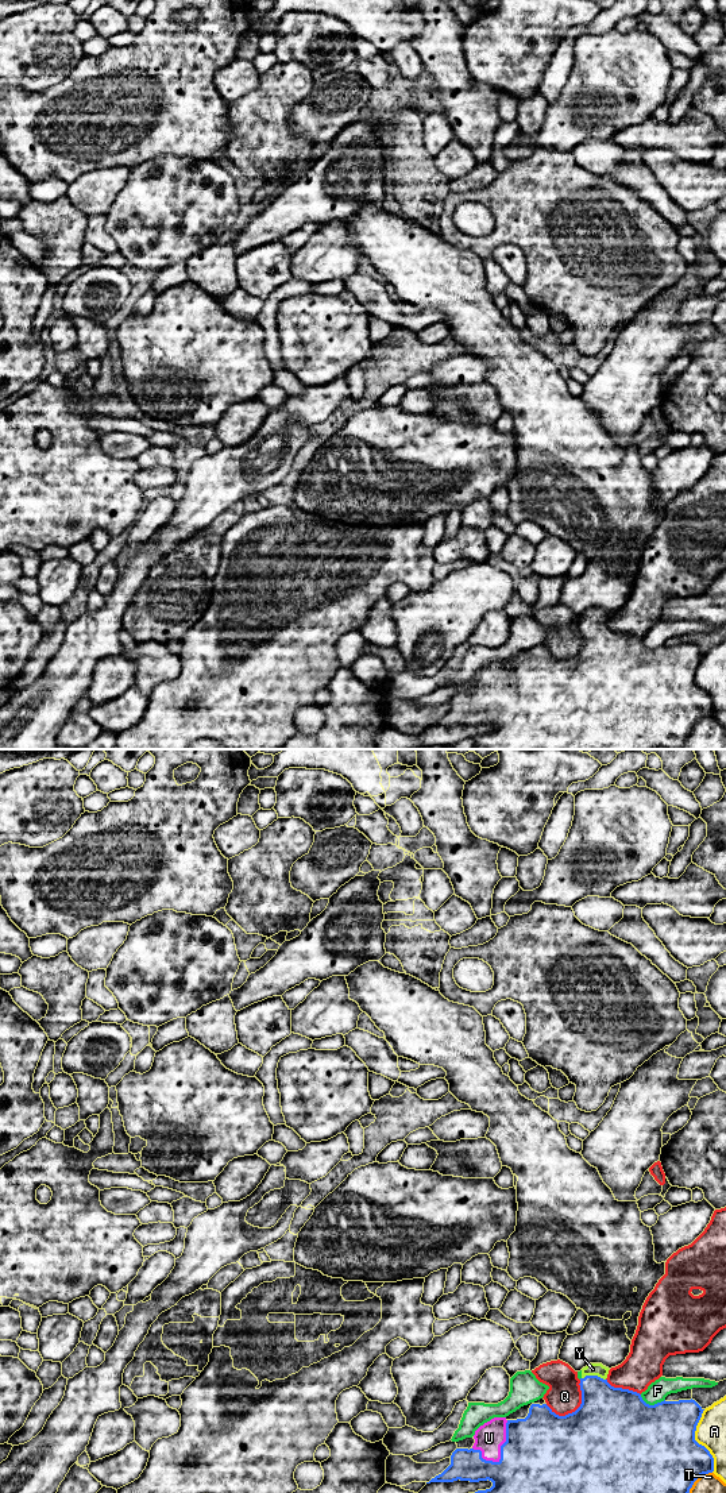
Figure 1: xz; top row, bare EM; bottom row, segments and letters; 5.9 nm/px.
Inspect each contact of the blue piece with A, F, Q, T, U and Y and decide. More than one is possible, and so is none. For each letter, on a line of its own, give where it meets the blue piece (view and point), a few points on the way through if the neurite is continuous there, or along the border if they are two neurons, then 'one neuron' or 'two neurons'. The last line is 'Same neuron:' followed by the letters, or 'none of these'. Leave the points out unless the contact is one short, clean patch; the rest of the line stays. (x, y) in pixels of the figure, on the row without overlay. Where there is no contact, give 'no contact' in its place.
A: contact xz (696, 686); two neurons
F: contact xz (652, 649); two neurons
Q: contact xz (579, 651); two neurons
T: contact xz (692, 728); two neurons
U: contact xz (501, 691); one neuron
Y: contact xz (594, 620); way xz (607, 659), (595, 635), (594, 620), (593, 613); one neuron
Same neuron: U, Y

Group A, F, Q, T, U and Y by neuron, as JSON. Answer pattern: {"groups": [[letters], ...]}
{"groups": [["A"], ["F"], ["Q"], ["T"], ["U", "Y"]]}

